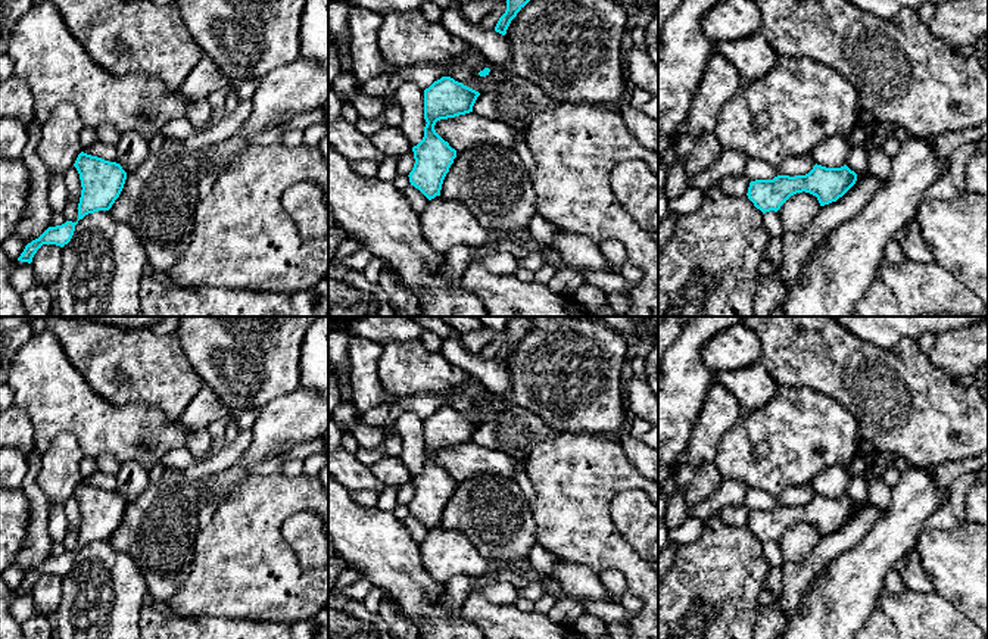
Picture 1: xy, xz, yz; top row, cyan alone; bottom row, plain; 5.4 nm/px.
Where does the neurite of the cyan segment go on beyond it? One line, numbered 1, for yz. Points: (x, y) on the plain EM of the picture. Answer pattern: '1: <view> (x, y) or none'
1: none

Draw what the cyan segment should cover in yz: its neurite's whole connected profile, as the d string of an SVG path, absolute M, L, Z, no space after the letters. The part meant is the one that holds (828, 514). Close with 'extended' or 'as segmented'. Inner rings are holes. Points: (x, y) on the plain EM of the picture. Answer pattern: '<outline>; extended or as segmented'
M816 493L805 505L751 511L747 526L763 543L777 542L791 526L802 521L816 526L820 536L825 536L842 527L855 511L857 504L847 495L826 498Z; as segmented

